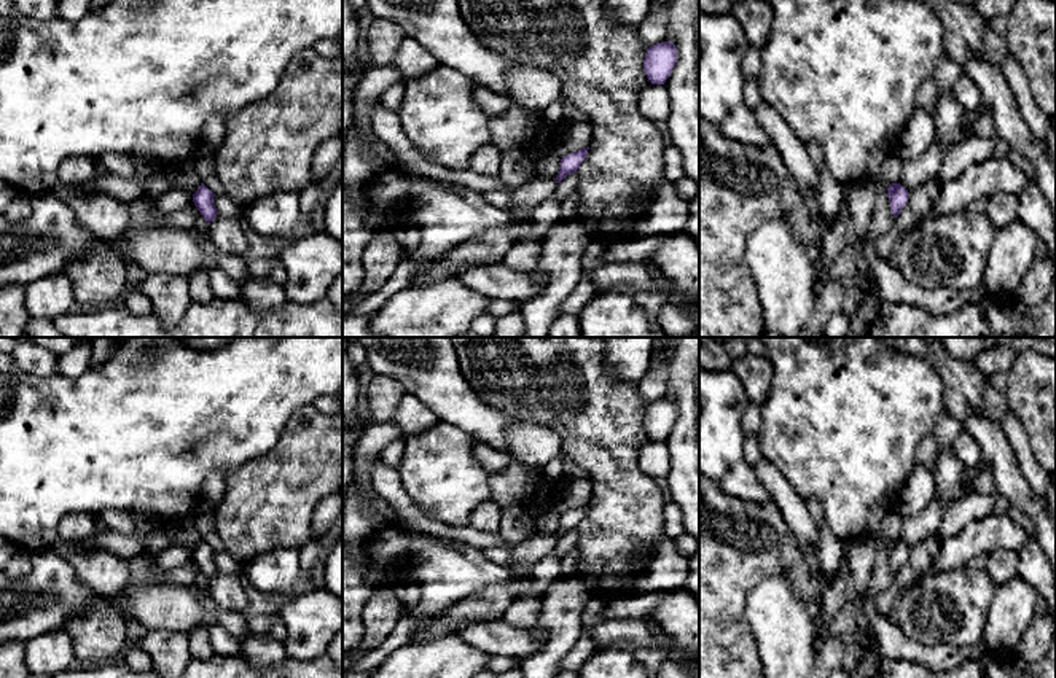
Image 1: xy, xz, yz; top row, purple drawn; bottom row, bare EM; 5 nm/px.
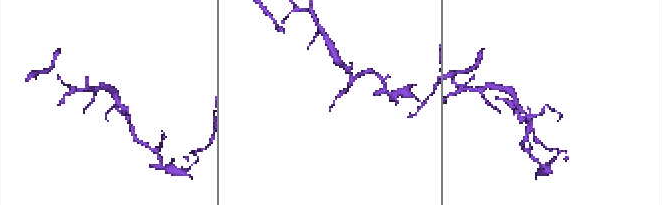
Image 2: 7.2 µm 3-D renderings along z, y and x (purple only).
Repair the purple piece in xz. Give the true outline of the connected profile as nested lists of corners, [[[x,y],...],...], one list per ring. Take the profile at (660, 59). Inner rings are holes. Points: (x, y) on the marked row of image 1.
[[[672,41],[650,46],[643,59],[643,72],[651,84],[664,84],[677,62],[677,48]]]

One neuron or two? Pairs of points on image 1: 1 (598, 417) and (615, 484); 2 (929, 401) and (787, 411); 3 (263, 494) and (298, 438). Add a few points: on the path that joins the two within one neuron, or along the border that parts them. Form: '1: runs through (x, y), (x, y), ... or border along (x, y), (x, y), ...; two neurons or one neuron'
1: runs through (604, 433), (614, 468); one neuron
2: runs through (894, 401), (876, 403), (854, 411), (822, 411); one neuron
3: runs through (277, 479), (298, 459), (298, 452); one neuron

